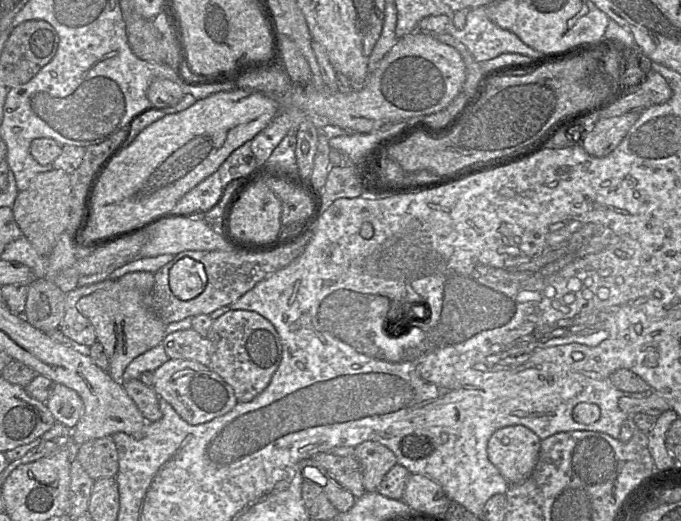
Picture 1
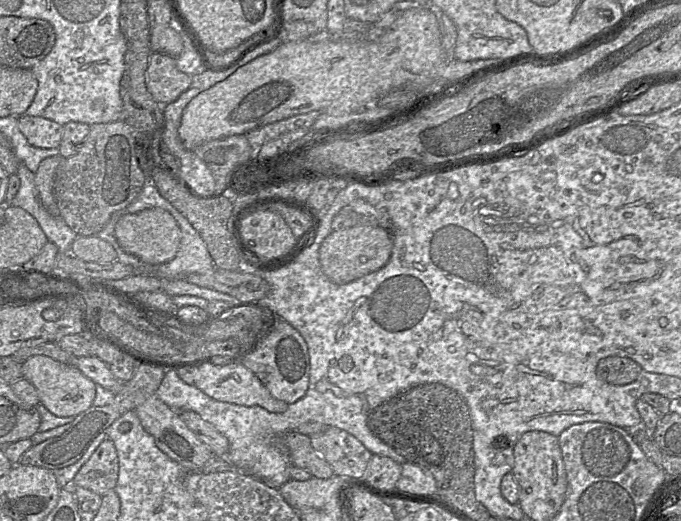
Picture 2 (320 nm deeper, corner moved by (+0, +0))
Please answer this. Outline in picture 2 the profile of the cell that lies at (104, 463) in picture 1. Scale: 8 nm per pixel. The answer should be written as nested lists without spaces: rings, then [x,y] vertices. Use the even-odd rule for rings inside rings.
[[[107,438],[78,471],[72,485],[103,496],[115,489],[118,476],[117,451],[113,441]]]

